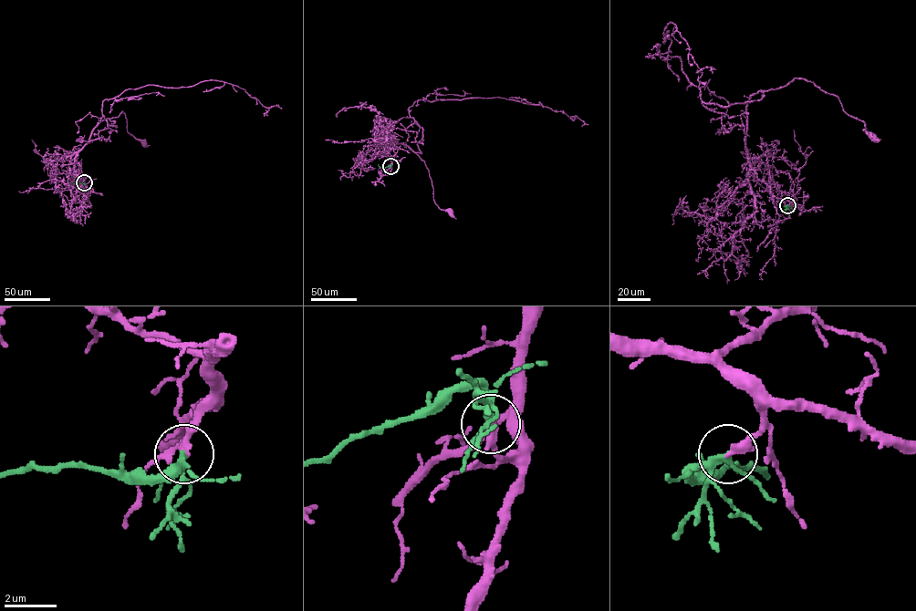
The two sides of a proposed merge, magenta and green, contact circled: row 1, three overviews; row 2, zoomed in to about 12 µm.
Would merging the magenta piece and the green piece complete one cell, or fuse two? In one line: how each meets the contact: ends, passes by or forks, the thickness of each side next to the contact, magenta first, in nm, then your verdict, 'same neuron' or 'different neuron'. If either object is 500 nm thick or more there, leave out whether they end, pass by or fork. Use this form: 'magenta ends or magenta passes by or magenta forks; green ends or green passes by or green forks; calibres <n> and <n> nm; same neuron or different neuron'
magenta ends; green forks; calibres 320 and 170 nm; same neuron

